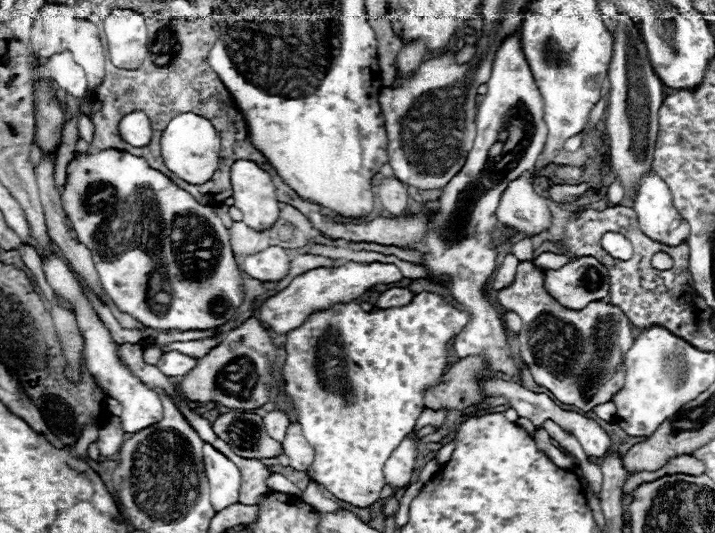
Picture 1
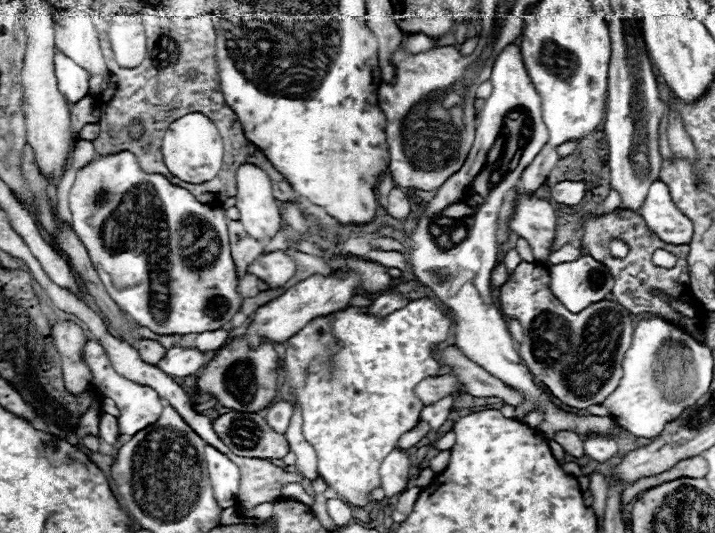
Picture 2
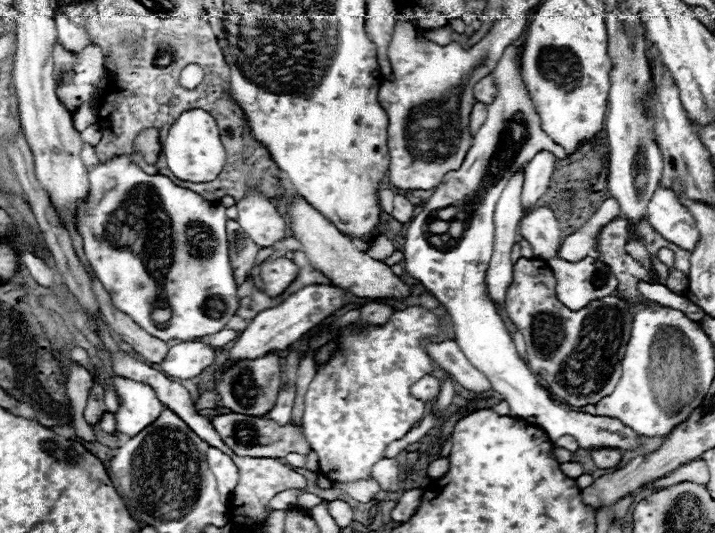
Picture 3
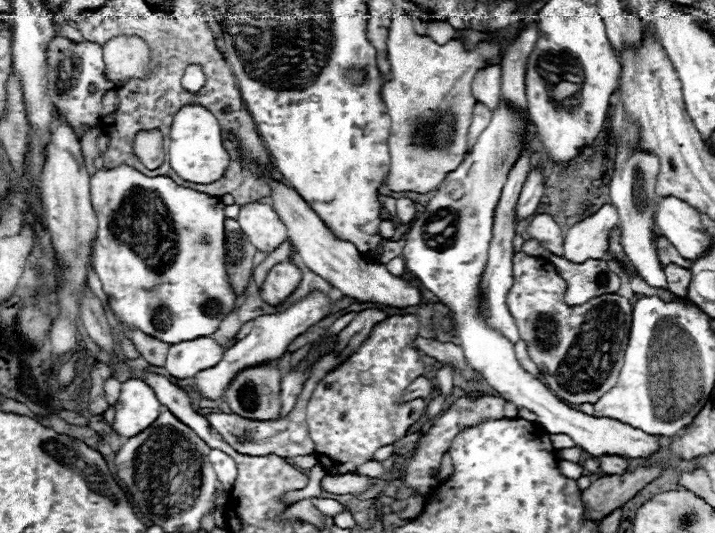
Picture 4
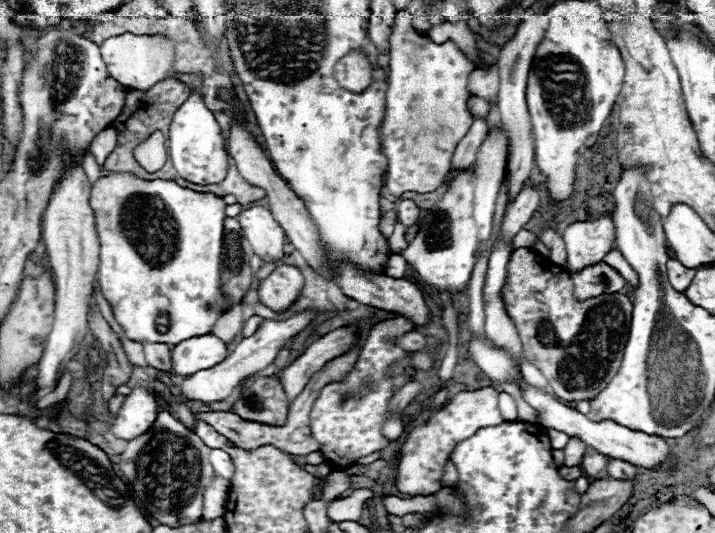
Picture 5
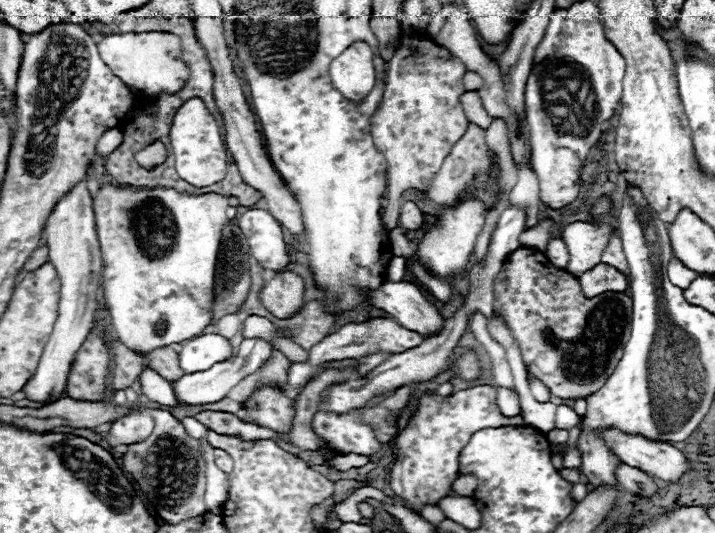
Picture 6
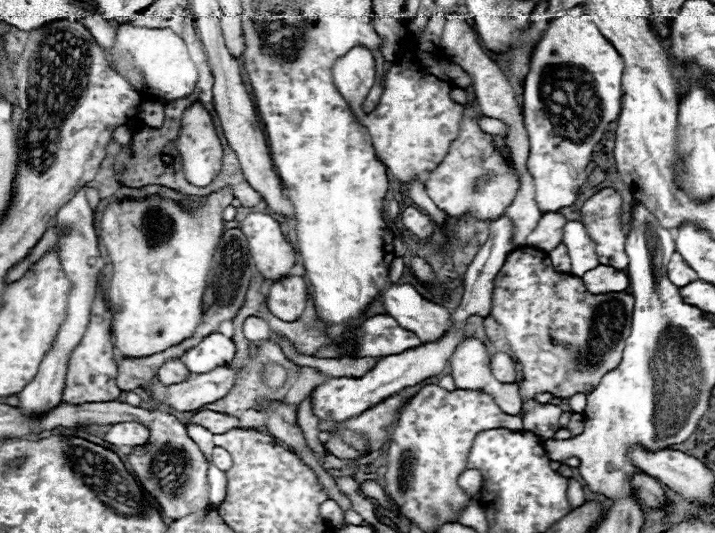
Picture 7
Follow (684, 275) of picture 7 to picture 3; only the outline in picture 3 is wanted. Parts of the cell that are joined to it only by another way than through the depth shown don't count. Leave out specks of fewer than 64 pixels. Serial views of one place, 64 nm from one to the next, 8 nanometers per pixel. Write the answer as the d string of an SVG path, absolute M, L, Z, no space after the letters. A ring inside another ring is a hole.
M670 266L670 278L668 278L668 284L666 284L672 292L676 294L684 294L686 288L688 288L688 276L684 276L682 272L676 272L672 266Z

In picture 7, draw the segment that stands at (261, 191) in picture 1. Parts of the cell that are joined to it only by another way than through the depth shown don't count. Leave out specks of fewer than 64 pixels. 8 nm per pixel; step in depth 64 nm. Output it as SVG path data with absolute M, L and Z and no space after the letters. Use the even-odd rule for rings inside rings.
M252 212L242 220L240 228L246 234L250 256L264 278L278 280L290 274L296 262L296 252L270 214Z

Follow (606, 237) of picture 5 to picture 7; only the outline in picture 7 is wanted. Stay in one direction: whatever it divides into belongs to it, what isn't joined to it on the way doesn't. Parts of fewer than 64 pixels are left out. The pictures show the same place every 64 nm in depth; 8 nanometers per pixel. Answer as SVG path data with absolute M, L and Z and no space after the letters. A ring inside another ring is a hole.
M566 222L564 238L562 238L568 256L572 260L572 274L582 278L588 270L598 266L596 242L588 236L586 226L582 222Z

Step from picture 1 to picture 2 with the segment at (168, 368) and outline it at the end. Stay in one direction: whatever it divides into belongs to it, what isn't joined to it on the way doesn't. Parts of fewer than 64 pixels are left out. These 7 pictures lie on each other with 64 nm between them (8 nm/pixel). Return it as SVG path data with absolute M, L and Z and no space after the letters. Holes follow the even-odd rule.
M174 346L158 362L158 368L164 370L172 378L186 378L186 376L196 374L204 366L206 360L208 360L208 356L202 354L196 348L180 348L180 346Z

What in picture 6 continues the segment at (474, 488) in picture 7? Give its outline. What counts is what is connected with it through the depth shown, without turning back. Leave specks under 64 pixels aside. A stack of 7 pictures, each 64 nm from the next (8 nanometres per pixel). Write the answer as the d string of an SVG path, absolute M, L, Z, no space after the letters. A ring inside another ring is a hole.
M460 476L454 482L454 492L460 496L470 496L476 488L476 478L474 476Z

